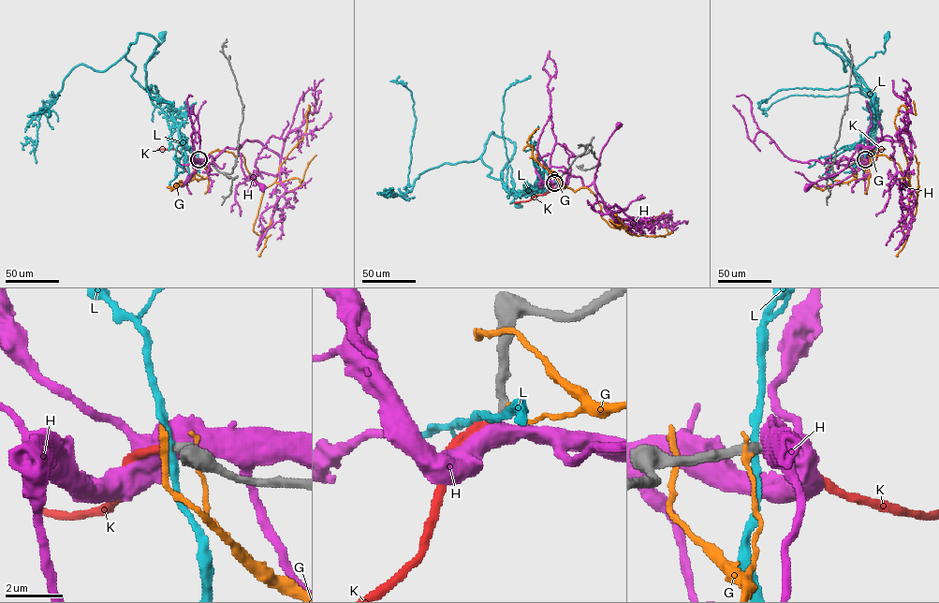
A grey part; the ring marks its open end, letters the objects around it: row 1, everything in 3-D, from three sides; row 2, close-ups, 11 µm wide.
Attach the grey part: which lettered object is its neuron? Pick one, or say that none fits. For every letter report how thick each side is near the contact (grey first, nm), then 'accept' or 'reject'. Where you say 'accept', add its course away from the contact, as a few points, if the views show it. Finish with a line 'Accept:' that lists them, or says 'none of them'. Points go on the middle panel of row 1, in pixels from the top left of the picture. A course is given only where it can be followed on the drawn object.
G: 440/200 nm | reject
H: 360/600 nm | reject
K: 360/320 nm | accept | via (555, 183), (546, 194), (514, 202)
L: 360/240 nm | reject
Accept: K

